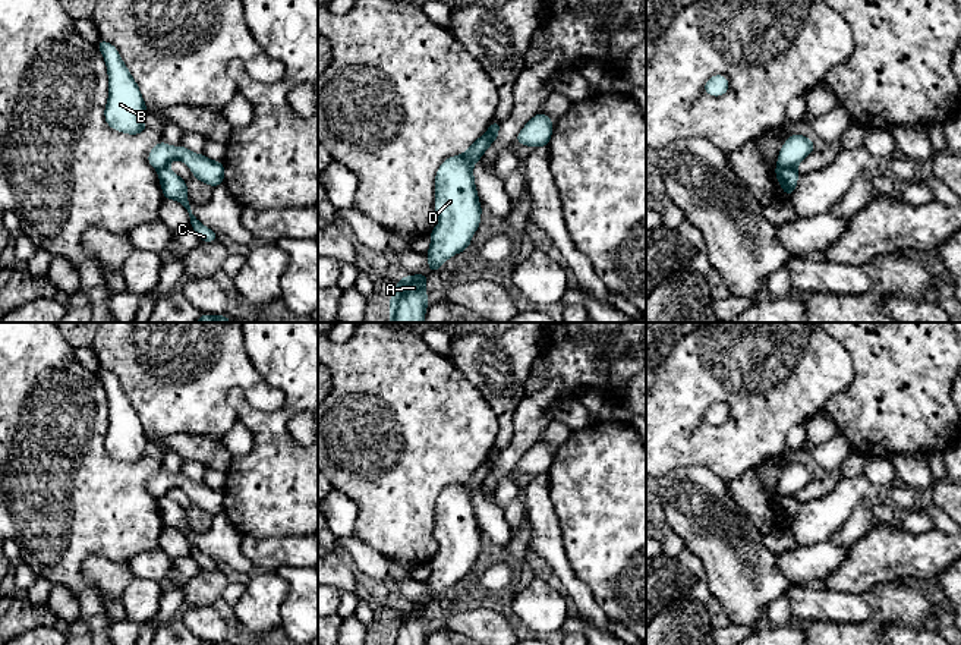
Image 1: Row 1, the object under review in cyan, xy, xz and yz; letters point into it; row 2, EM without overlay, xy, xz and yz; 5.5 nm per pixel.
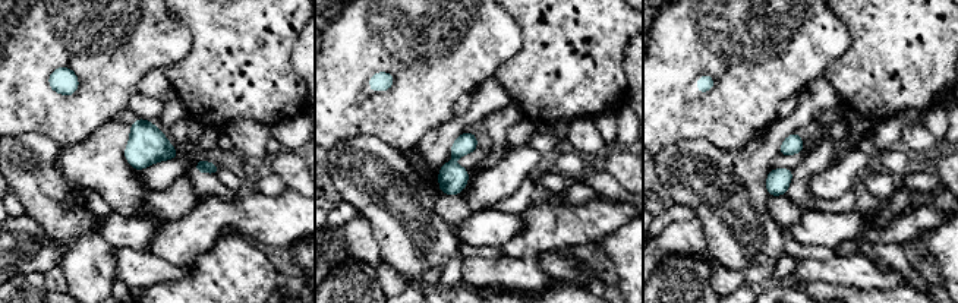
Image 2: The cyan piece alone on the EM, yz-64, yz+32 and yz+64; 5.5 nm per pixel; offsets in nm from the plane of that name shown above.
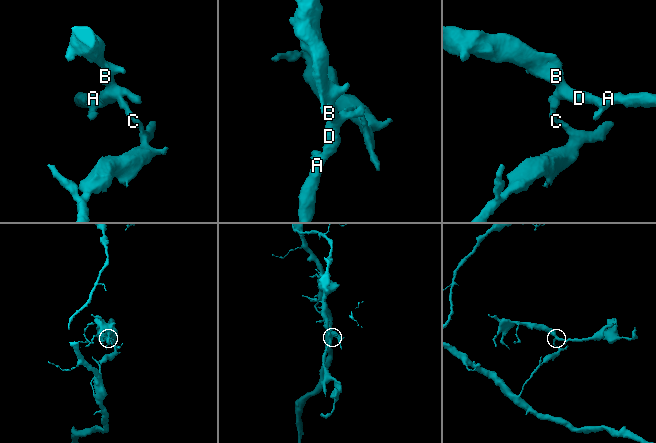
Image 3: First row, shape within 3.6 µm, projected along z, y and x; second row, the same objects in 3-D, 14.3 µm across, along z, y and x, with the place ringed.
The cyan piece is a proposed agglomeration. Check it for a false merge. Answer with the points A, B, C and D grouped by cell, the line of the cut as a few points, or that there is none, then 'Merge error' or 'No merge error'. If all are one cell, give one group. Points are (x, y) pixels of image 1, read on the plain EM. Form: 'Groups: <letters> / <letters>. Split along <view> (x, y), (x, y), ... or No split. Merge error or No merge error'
Groups: A B D / C. Split along yz (777, 493), (794, 499). Merge error

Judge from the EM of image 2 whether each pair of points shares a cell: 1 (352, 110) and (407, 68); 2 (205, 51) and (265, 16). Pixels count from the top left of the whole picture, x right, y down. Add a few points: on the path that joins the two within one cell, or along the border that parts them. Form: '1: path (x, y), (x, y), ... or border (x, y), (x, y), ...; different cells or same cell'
1: path (369, 110), (380, 110), (405, 85); same cell
2: path (220, 51), (251, 22); same cell

